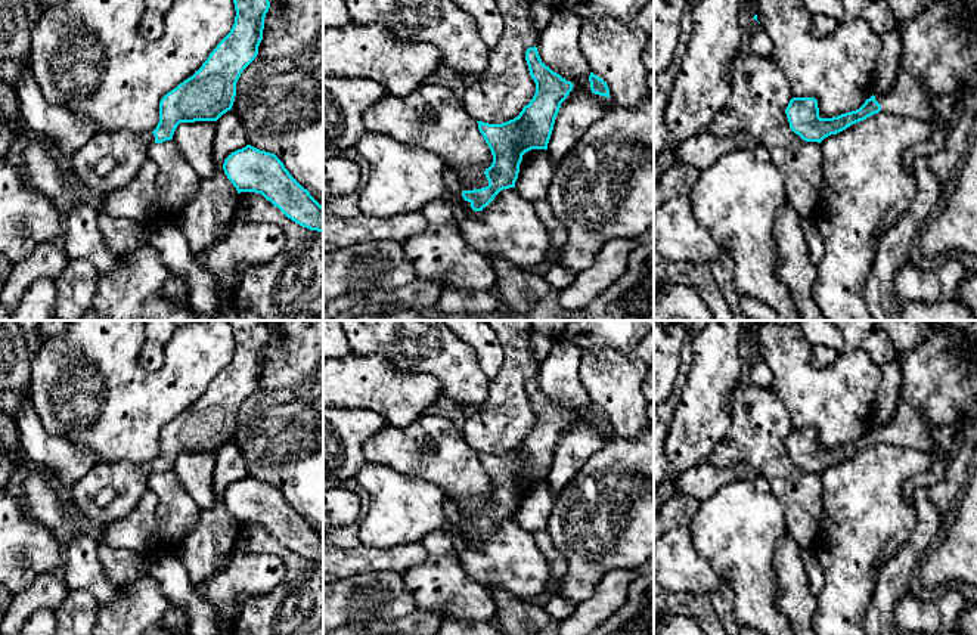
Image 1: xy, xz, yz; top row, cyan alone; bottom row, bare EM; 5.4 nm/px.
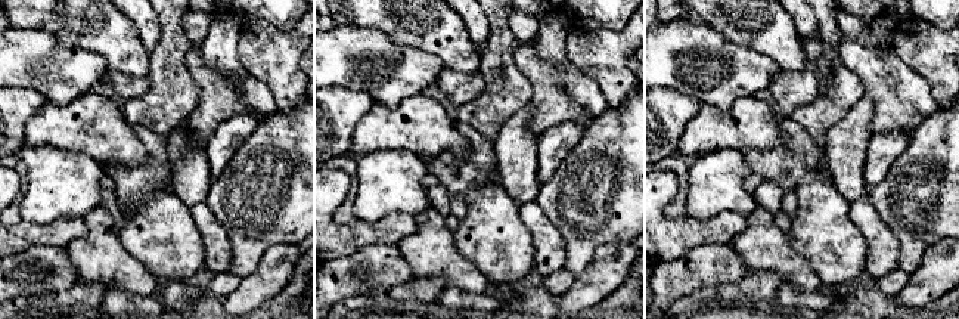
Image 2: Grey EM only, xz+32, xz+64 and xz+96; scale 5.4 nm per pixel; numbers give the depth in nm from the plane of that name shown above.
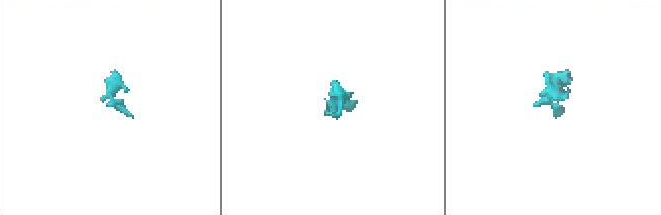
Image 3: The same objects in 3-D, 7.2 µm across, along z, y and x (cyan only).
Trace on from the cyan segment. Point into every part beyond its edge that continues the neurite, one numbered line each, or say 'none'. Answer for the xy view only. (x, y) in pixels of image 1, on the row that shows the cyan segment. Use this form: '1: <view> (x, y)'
1: xy (129, 149)

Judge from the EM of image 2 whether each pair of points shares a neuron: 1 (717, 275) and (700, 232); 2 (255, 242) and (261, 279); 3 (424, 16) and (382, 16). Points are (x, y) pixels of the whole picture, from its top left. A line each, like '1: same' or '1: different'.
1: different
2: different
3: same

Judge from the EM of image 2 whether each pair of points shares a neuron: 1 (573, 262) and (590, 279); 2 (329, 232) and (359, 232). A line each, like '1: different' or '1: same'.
1: different
2: same

